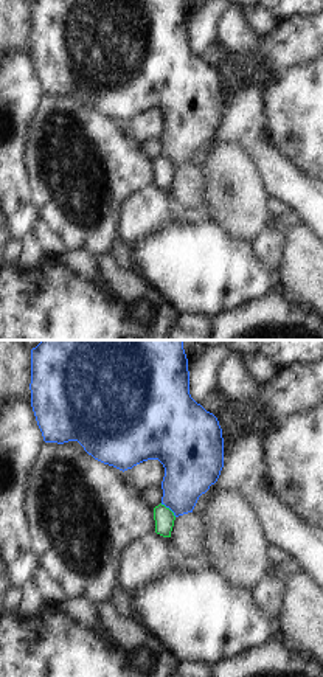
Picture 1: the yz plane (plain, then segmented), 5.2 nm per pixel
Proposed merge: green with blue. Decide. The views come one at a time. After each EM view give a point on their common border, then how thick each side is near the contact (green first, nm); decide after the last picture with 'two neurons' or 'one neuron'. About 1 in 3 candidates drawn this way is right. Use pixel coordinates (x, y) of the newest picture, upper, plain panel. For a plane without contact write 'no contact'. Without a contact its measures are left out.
meets green at (168, 160); 100 nm thick on the green side, 280 nm on the other

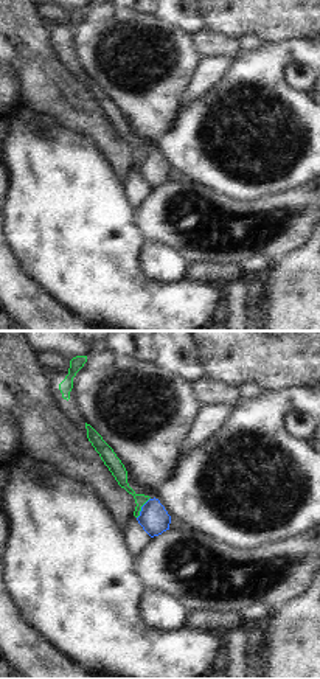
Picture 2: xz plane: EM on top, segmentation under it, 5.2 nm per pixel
meets green at (140, 160); 80 nm thick on the green side, 150 nm on the other

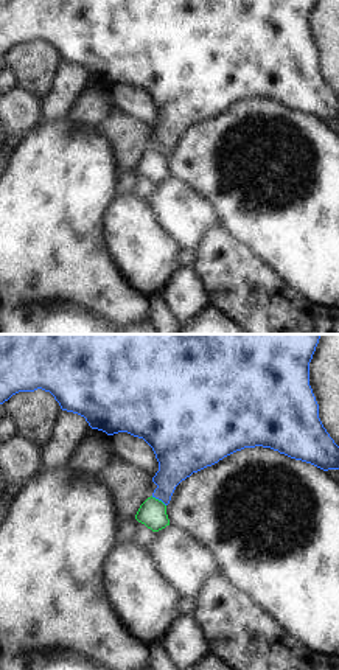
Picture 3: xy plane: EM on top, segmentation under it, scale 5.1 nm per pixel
meets green at (157, 151); 140 nm thick on the green side, 220 nm on the other

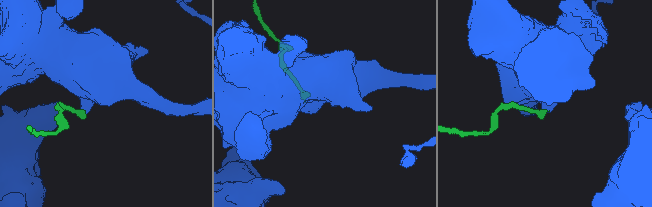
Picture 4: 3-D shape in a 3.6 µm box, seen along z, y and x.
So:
two neurons

